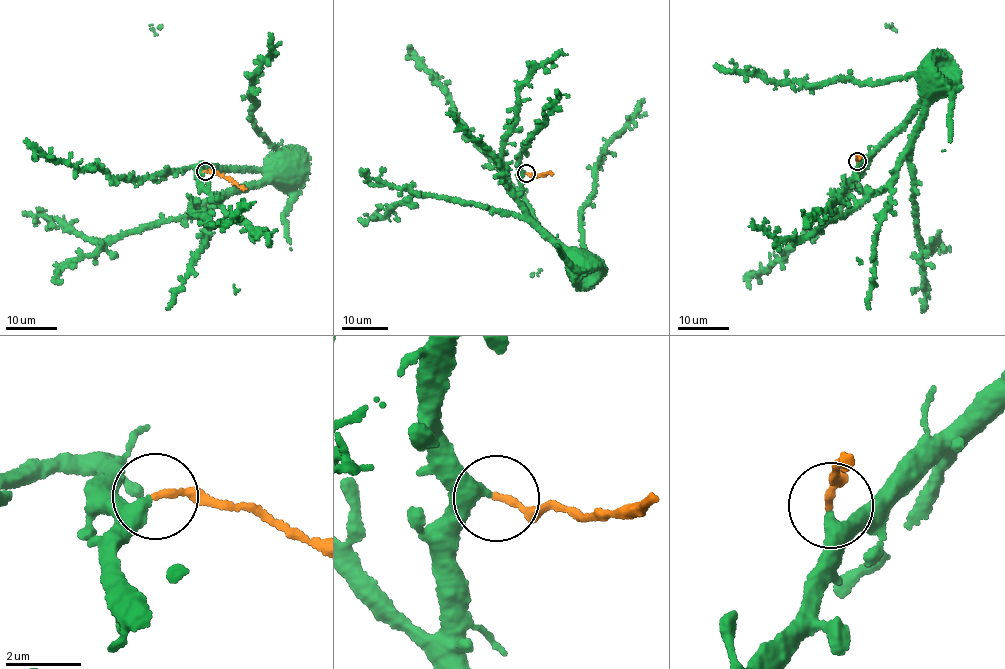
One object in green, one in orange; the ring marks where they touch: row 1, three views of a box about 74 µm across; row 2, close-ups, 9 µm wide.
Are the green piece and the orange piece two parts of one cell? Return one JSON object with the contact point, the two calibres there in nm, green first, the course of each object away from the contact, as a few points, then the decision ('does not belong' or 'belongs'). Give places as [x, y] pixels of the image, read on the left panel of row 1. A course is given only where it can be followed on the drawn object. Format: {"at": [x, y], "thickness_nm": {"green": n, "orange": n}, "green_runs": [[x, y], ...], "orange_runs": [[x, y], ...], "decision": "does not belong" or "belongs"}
{"at": [205, 171], "thickness_nm": {"green": 320, "orange": 180}, "green_runs": [[204, 172], [199, 169], [257, 171], [265, 176], [178, 217], [95, 242], [55, 219], [22, 212]], "orange_runs": [[204, 172], [217, 172], [245, 188]], "decision": "does not belong"}

